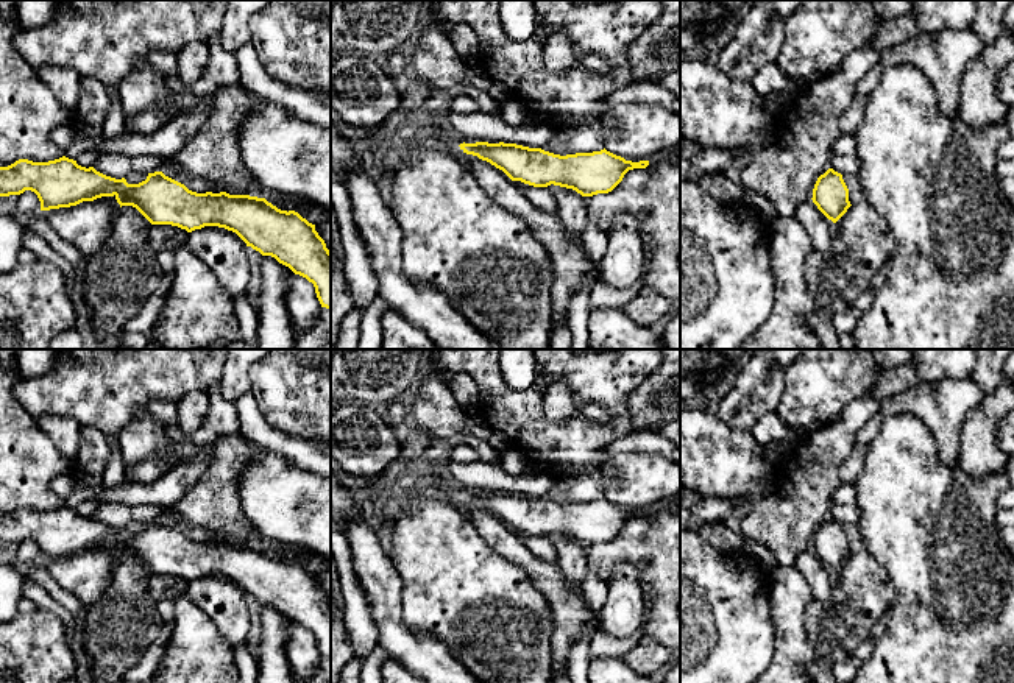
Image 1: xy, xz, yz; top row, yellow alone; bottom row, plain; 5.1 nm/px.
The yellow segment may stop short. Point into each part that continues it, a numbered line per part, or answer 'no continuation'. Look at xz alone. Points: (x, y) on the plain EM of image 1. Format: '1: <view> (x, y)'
no continuation

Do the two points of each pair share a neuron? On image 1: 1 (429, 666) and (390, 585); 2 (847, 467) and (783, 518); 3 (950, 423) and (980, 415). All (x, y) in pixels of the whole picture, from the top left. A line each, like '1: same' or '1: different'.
1: same
2: different
3: different

